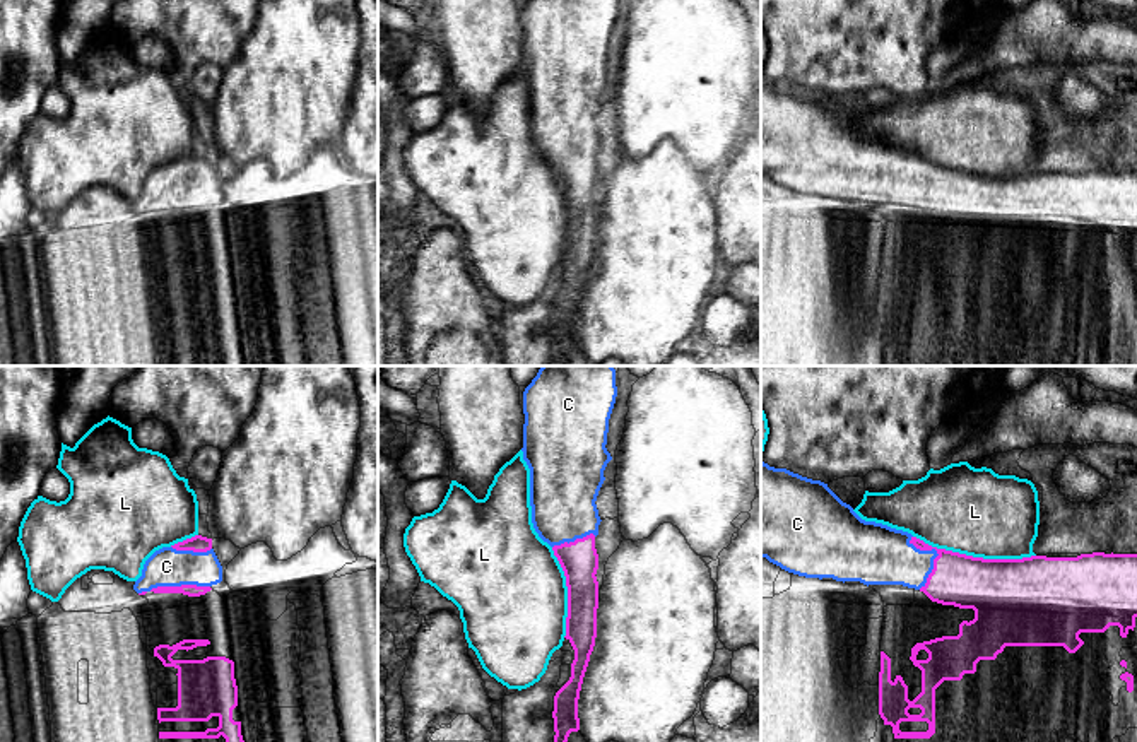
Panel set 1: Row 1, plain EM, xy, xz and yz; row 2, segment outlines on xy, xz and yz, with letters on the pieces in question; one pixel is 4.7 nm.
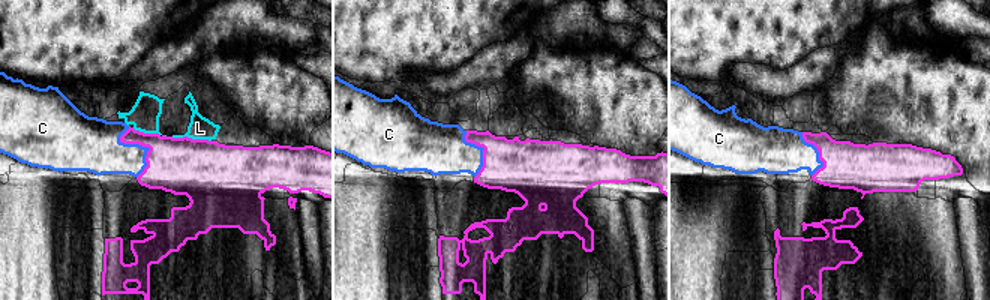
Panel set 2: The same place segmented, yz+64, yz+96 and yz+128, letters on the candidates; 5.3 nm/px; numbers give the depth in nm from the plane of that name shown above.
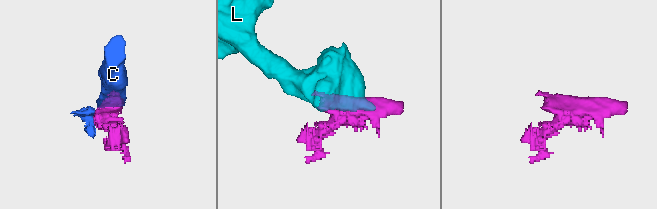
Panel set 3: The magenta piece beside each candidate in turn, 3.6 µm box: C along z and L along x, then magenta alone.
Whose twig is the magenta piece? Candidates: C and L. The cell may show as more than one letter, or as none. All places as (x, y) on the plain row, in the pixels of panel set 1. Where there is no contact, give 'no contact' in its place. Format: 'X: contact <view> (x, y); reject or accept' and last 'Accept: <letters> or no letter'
C: contact yz (937, 170); accept
L: contact yz (975, 175); reject
Accept: C

